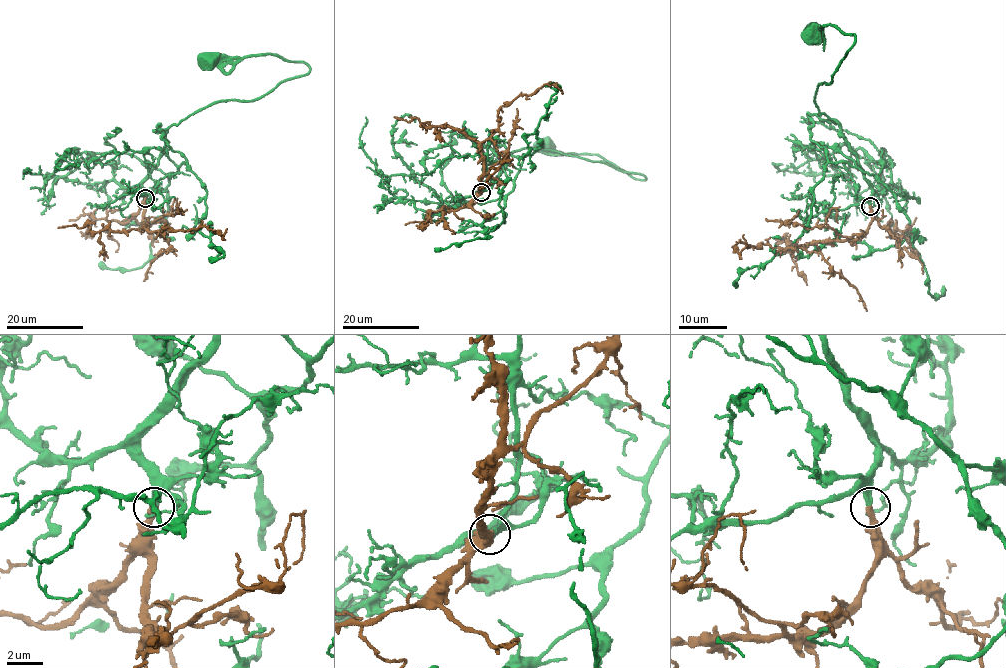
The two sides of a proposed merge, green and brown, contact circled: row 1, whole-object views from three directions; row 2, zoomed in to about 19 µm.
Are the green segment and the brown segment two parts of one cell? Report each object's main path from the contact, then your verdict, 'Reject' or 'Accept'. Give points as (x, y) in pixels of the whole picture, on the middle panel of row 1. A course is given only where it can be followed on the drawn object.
Course of green: (481, 191), (508, 156), (528, 147), (645, 179), (595, 154), (557, 153), (546, 144). Course of brown: (481, 191), (481, 144), (498, 127), (499, 109), (520, 95), (532, 95), (545, 84), (553, 84), (563, 93). Accept

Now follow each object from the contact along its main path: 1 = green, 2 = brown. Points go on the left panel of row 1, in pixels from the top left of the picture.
1: (145, 197), (142, 182), (172, 125), (221, 101), (262, 97), (309, 67), (272, 54), (210, 59)
2: (145, 197), (145, 227), (150, 231), (203, 226), (222, 235), (227, 228)

